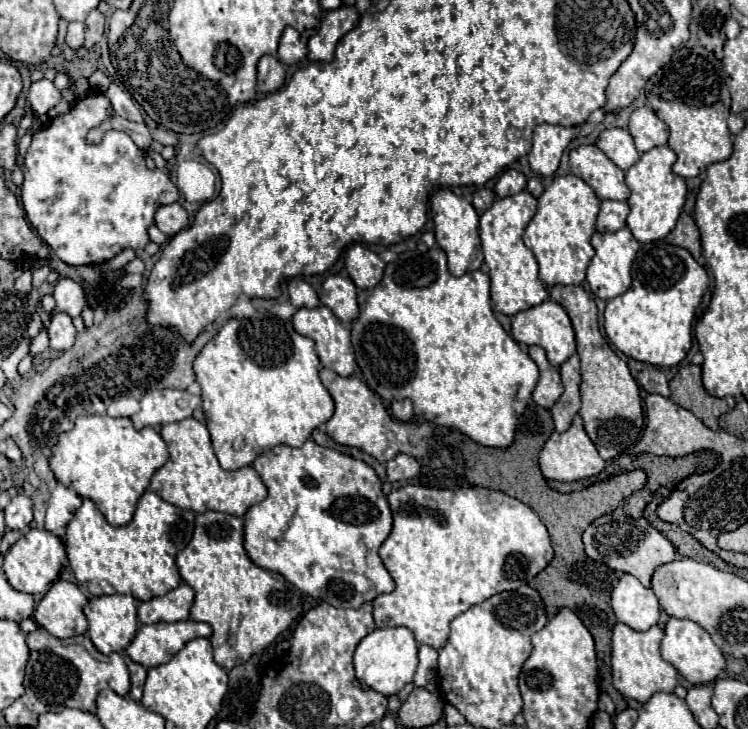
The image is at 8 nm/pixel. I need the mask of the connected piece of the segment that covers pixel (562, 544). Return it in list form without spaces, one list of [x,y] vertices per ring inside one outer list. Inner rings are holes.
[[[532,402],[532,404],[528,404],[526,412],[520,418],[514,444],[504,448],[504,450],[486,448],[486,446],[480,446],[466,436],[462,440],[462,436],[460,436],[458,446],[460,448],[464,446],[462,450],[464,450],[464,462],[466,462],[466,480],[474,486],[500,490],[512,498],[518,498],[520,502],[528,504],[540,516],[540,520],[546,524],[550,538],[552,538],[552,544],[554,544],[554,558],[530,584],[540,592],[540,596],[546,604],[548,618],[554,618],[560,608],[570,608],[586,624],[586,628],[590,630],[590,634],[594,636],[594,642],[596,642],[598,670],[600,670],[600,682],[602,682],[600,686],[614,700],[616,708],[626,708],[624,696],[612,684],[612,664],[610,664],[612,630],[616,626],[616,616],[610,608],[610,594],[612,594],[614,584],[618,582],[618,576],[608,566],[594,564],[584,554],[582,532],[596,518],[616,510],[624,498],[642,490],[646,486],[646,474],[642,470],[632,470],[632,472],[614,476],[606,482],[596,482],[596,484],[592,484],[580,492],[560,494],[546,484],[546,480],[540,472],[540,466],[538,466],[538,454],[540,454],[542,446],[546,444],[546,440],[550,438],[552,432],[554,432],[554,420],[552,420],[550,410],[536,406]],[[552,566],[558,570],[558,574],[552,574]]]

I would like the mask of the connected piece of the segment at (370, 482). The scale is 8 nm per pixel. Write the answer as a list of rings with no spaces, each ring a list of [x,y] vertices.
[[[306,440],[302,448],[274,446],[262,452],[252,466],[268,486],[266,500],[250,506],[244,514],[244,548],[256,566],[282,574],[298,590],[312,598],[320,598],[334,608],[356,610],[364,602],[372,602],[376,596],[396,588],[378,556],[380,544],[392,530],[392,510],[372,466],[334,448],[324,448],[314,440]]]

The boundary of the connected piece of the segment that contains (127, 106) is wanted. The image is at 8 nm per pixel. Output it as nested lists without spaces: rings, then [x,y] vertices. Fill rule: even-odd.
[[[110,84],[110,88],[106,90],[106,98],[110,100],[114,112],[120,114],[122,118],[128,118],[132,122],[144,122],[144,118],[140,114],[140,106],[136,104],[136,100],[128,92],[120,90],[116,84]]]

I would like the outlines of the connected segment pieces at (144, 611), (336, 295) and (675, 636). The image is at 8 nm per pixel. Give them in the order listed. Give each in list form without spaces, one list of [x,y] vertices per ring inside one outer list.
[[[180,584],[160,598],[152,598],[138,606],[138,620],[142,624],[156,622],[180,622],[188,620],[194,604],[194,590],[188,584]]]
[[[328,276],[322,284],[322,298],[320,302],[328,306],[336,318],[344,324],[352,324],[358,318],[358,288],[350,278],[342,276]]]
[[[670,618],[664,628],[664,640],[662,640],[660,652],[662,652],[662,658],[670,662],[690,684],[714,682],[716,676],[724,670],[724,656],[720,648],[712,642],[710,634],[692,620]]]

